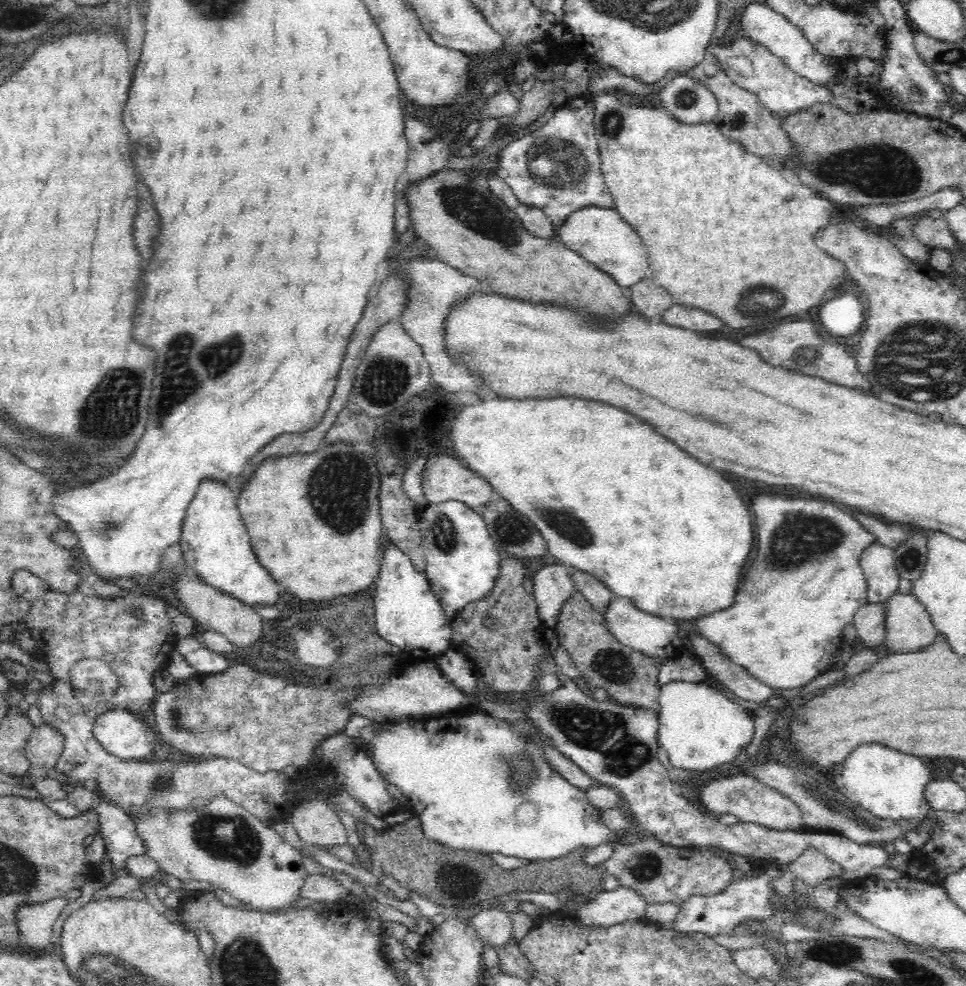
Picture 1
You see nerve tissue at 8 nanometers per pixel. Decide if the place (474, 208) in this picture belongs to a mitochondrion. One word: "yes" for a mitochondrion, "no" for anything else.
yes

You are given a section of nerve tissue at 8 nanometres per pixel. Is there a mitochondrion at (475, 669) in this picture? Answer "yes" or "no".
no

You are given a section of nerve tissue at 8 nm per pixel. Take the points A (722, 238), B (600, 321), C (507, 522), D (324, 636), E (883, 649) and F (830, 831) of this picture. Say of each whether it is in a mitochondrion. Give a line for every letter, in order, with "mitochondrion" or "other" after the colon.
A: other
B: other
C: mitochondrion
D: mitochondrion
E: other
F: other

